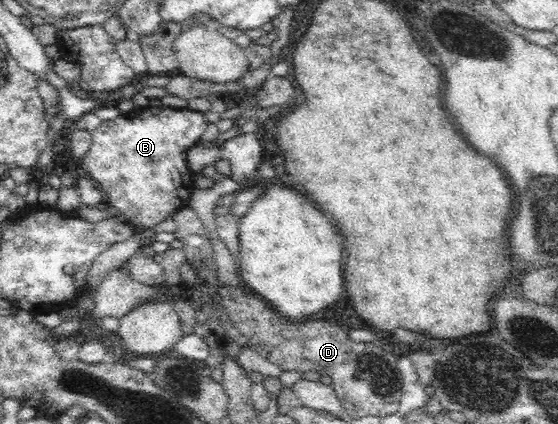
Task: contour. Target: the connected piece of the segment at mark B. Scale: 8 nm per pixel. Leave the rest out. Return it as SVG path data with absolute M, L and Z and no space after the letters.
M148 106L137 108L133 112L121 113L114 119L102 120L101 124L91 131L92 143L85 157L80 159L86 175L98 182L105 201L120 211L120 219L133 227L142 230L152 228L187 205L190 194L195 188L195 173L186 163L190 148L201 140L200 136L208 119L204 112L191 109L170 109L168 107Z

